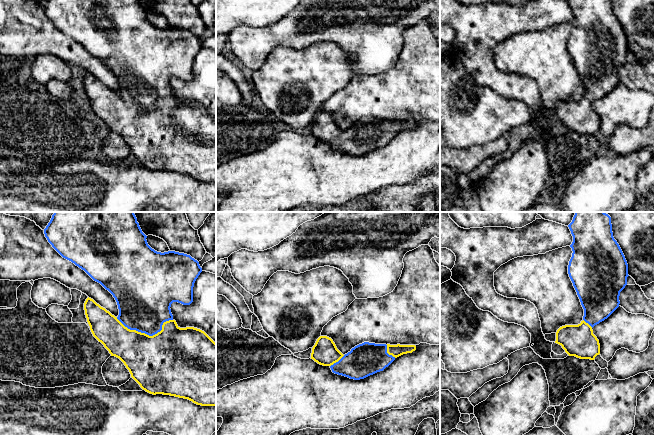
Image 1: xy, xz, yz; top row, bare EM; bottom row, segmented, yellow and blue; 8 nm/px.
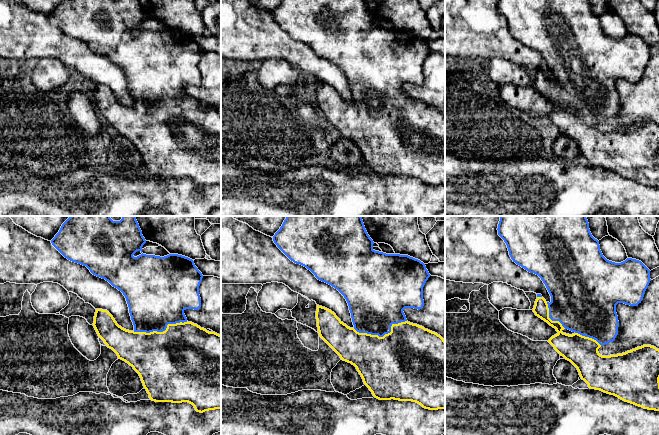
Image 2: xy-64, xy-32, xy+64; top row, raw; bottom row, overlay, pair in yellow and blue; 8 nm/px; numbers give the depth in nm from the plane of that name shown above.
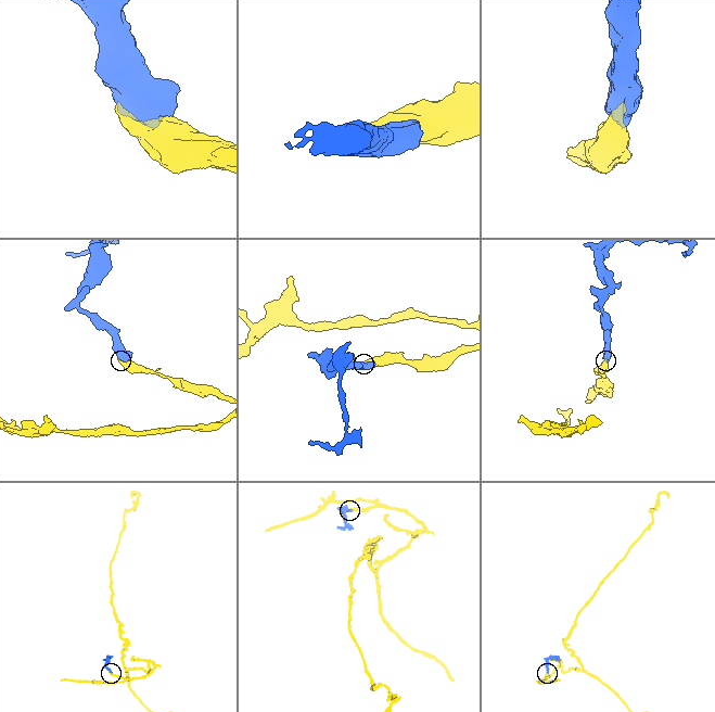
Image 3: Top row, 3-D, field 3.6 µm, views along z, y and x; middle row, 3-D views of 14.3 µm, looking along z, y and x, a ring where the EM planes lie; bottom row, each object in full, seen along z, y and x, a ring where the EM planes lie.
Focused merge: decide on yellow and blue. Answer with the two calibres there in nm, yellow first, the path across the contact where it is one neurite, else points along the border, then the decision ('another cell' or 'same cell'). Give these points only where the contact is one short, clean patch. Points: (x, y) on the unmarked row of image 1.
460/420 nm | same cell

